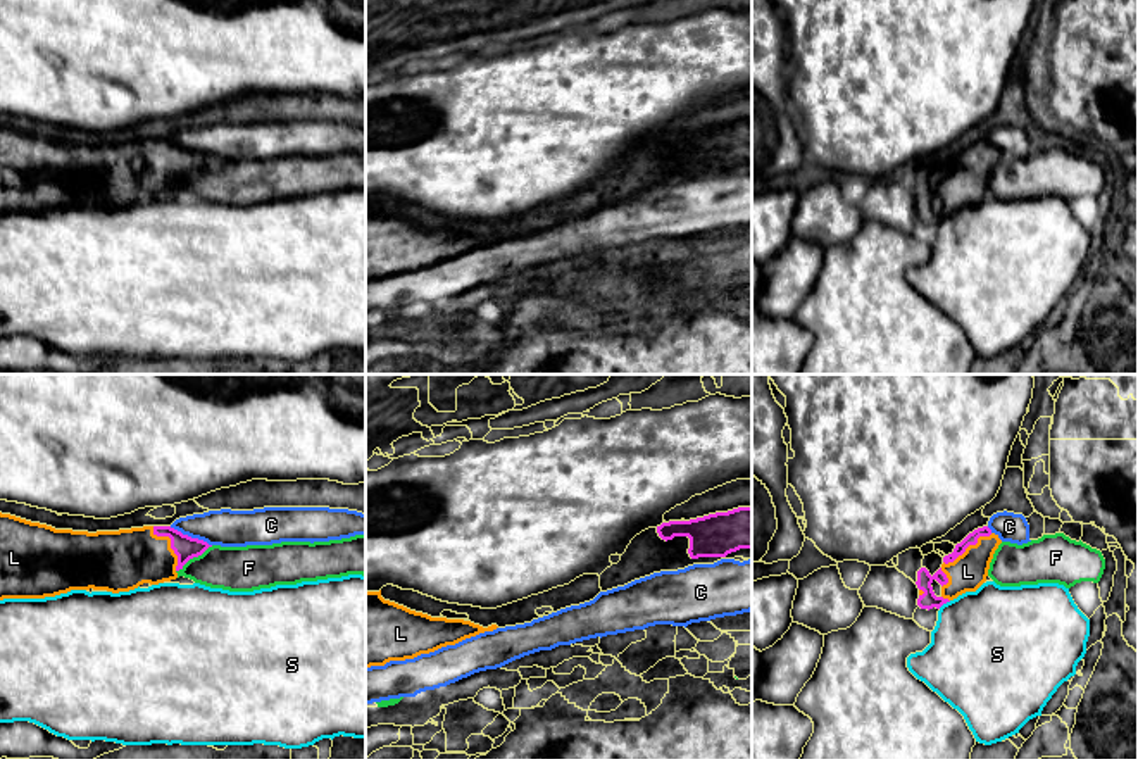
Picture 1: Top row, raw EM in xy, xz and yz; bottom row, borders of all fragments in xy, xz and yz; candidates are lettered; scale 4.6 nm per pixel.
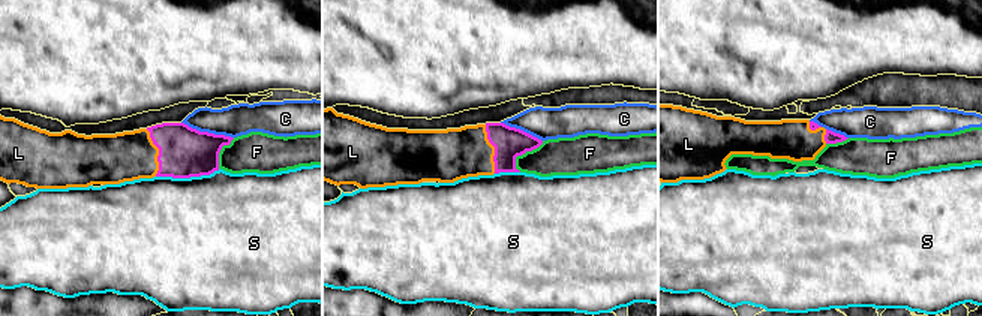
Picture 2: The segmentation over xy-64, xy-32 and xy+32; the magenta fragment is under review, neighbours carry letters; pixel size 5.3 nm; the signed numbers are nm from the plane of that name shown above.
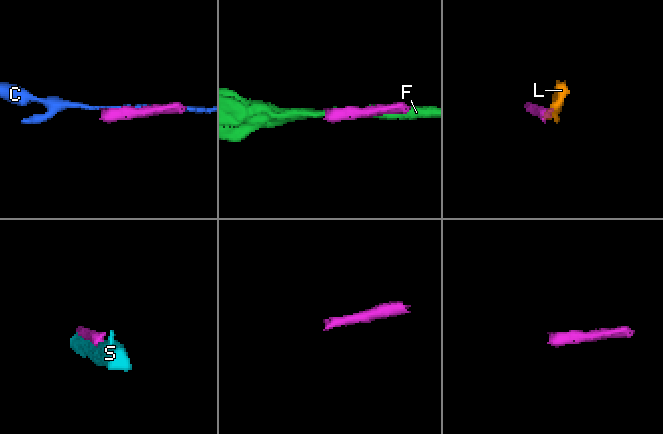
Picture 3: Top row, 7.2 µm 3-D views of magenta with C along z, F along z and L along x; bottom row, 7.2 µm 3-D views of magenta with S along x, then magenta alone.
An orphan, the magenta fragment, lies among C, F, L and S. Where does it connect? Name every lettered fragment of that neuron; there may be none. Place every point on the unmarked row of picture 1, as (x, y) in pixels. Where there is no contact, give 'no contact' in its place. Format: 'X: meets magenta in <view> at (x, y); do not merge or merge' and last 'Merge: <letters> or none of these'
C: meets magenta in xy at (190, 150); do not merge
F: meets magenta in xy at (193, 169); do not merge
L: meets magenta in xy at (171, 157); merge
S: meets magenta in yz at (944, 216); do not merge
Merge: L

